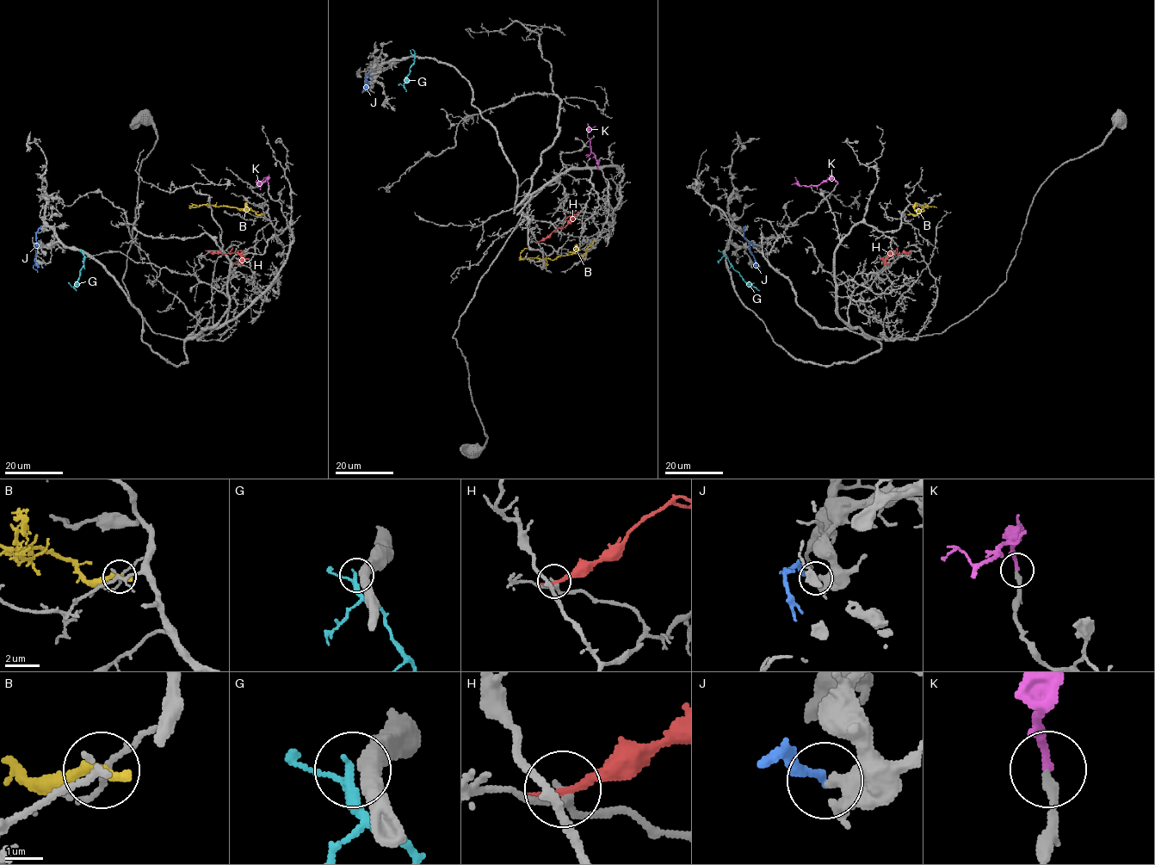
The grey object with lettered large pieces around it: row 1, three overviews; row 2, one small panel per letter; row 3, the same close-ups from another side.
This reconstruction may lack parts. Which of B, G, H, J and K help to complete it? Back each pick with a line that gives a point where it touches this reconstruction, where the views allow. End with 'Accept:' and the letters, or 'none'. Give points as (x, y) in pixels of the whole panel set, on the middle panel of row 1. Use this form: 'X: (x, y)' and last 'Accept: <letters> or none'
K: (598, 169)
Accept: K

